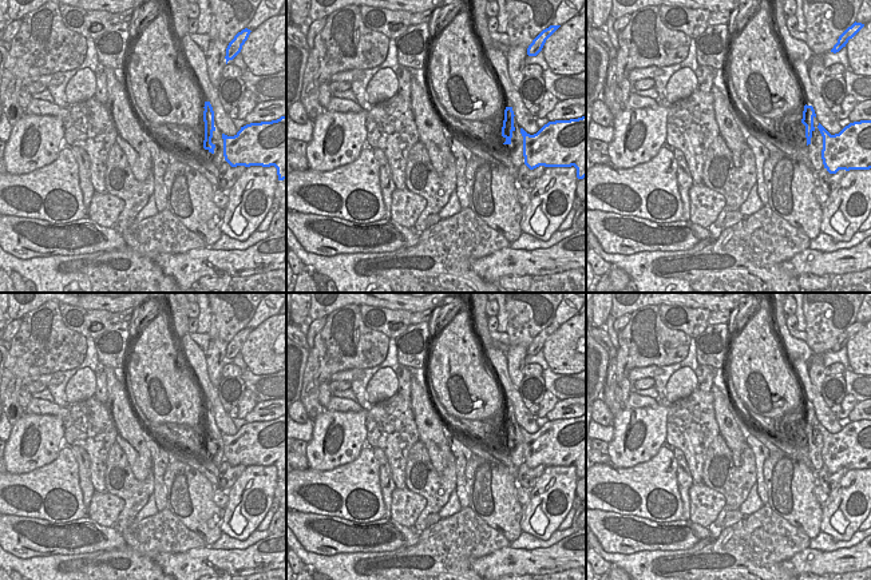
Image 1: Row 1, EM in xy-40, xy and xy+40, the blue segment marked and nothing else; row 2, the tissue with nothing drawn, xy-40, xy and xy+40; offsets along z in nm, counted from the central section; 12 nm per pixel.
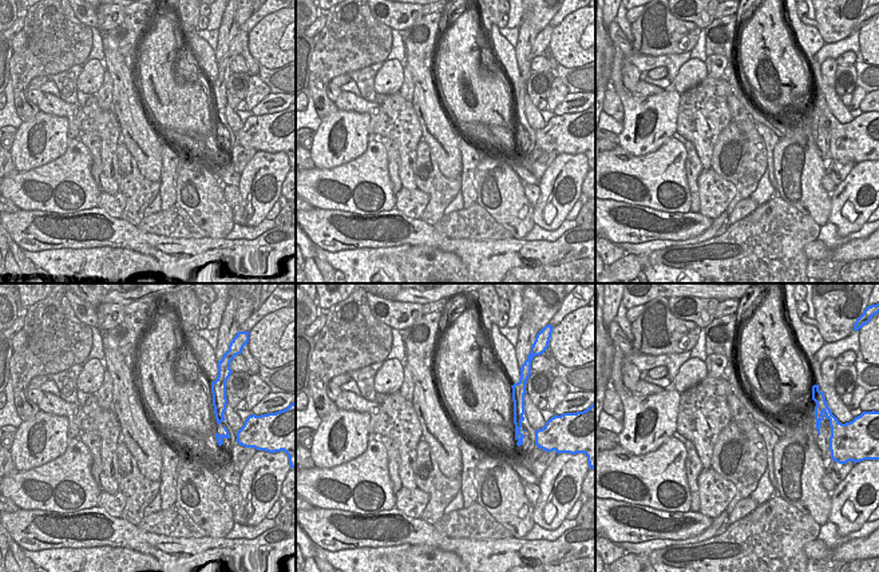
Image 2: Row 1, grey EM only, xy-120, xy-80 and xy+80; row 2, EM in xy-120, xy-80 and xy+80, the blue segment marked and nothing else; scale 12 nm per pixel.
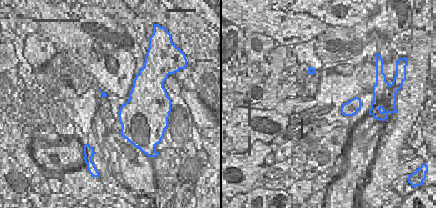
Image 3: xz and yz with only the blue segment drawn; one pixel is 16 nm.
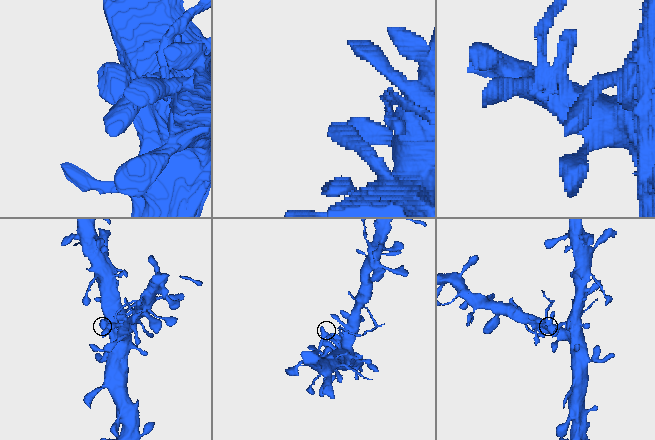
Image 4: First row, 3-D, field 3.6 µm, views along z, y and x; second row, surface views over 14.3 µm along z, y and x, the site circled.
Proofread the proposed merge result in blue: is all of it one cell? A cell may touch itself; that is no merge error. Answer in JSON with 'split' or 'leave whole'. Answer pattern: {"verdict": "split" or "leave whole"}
{"verdict": "split"}

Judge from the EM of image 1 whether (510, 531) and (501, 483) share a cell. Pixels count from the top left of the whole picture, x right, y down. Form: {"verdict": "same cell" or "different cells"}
{"verdict": "same cell"}

